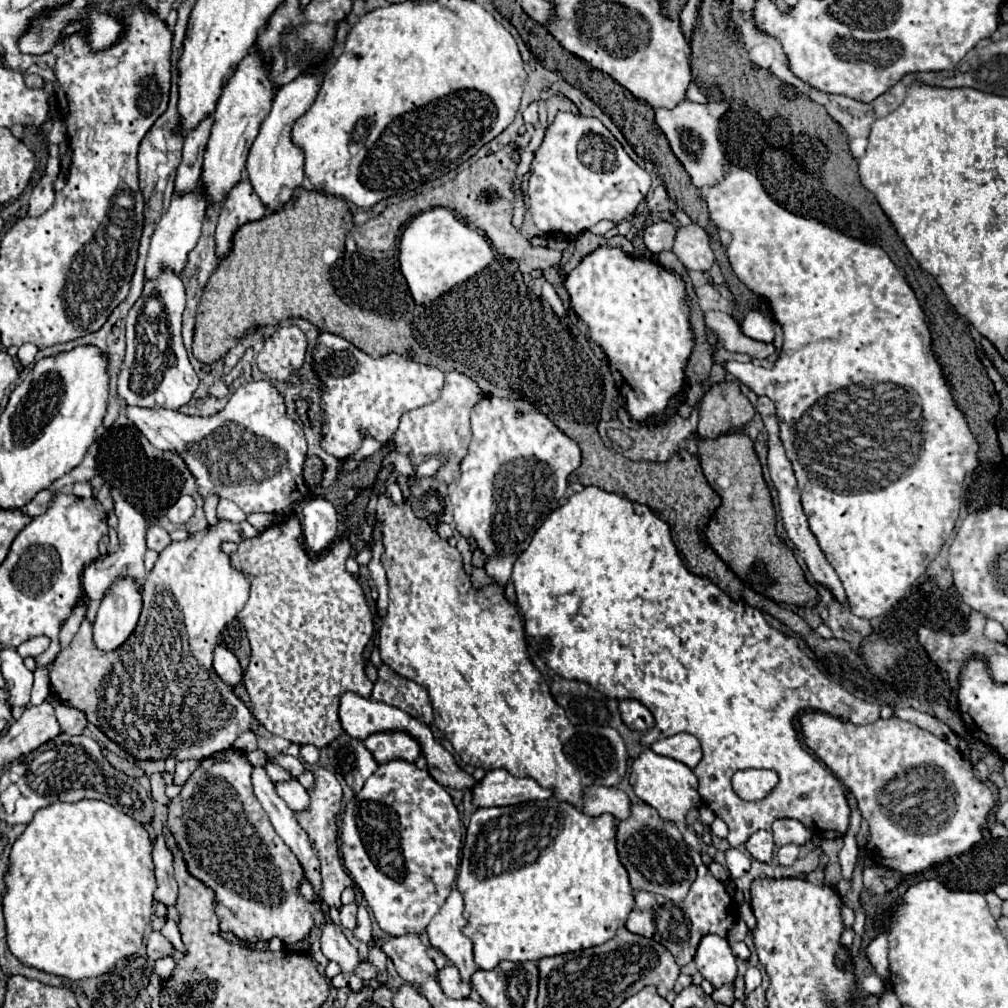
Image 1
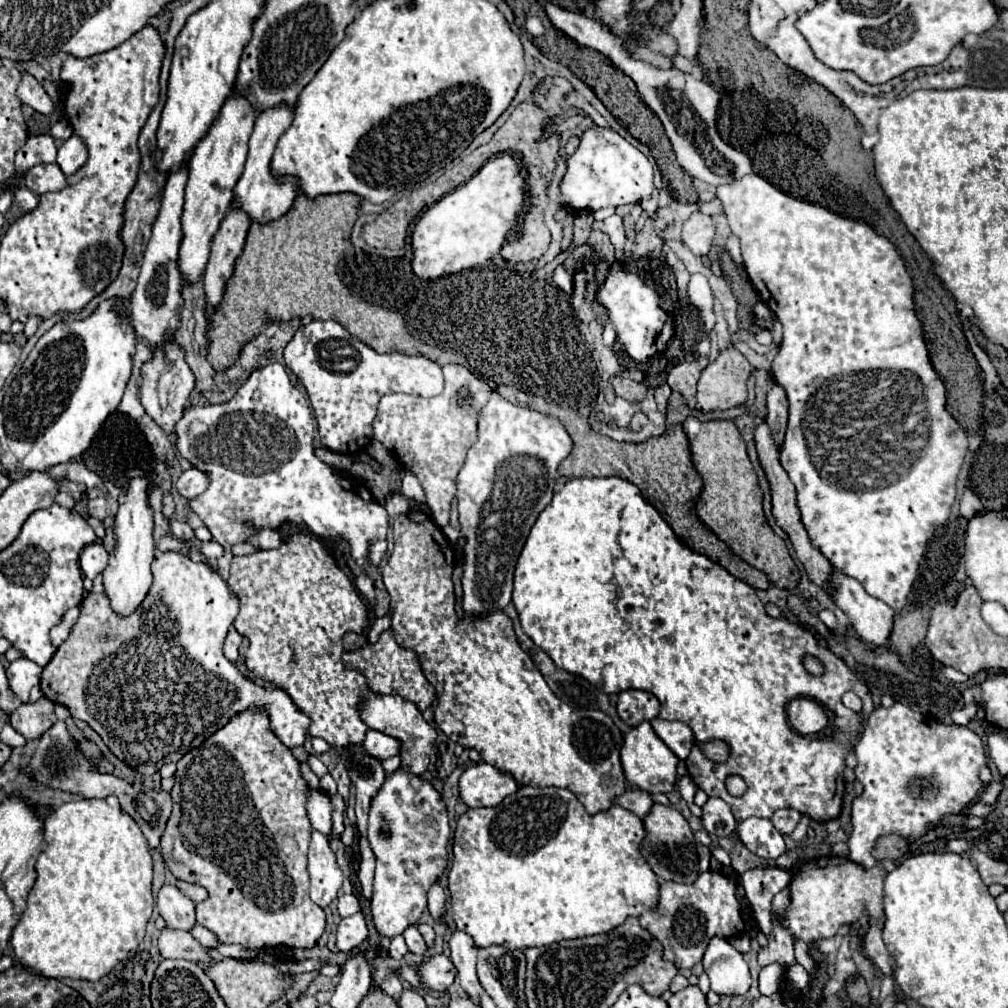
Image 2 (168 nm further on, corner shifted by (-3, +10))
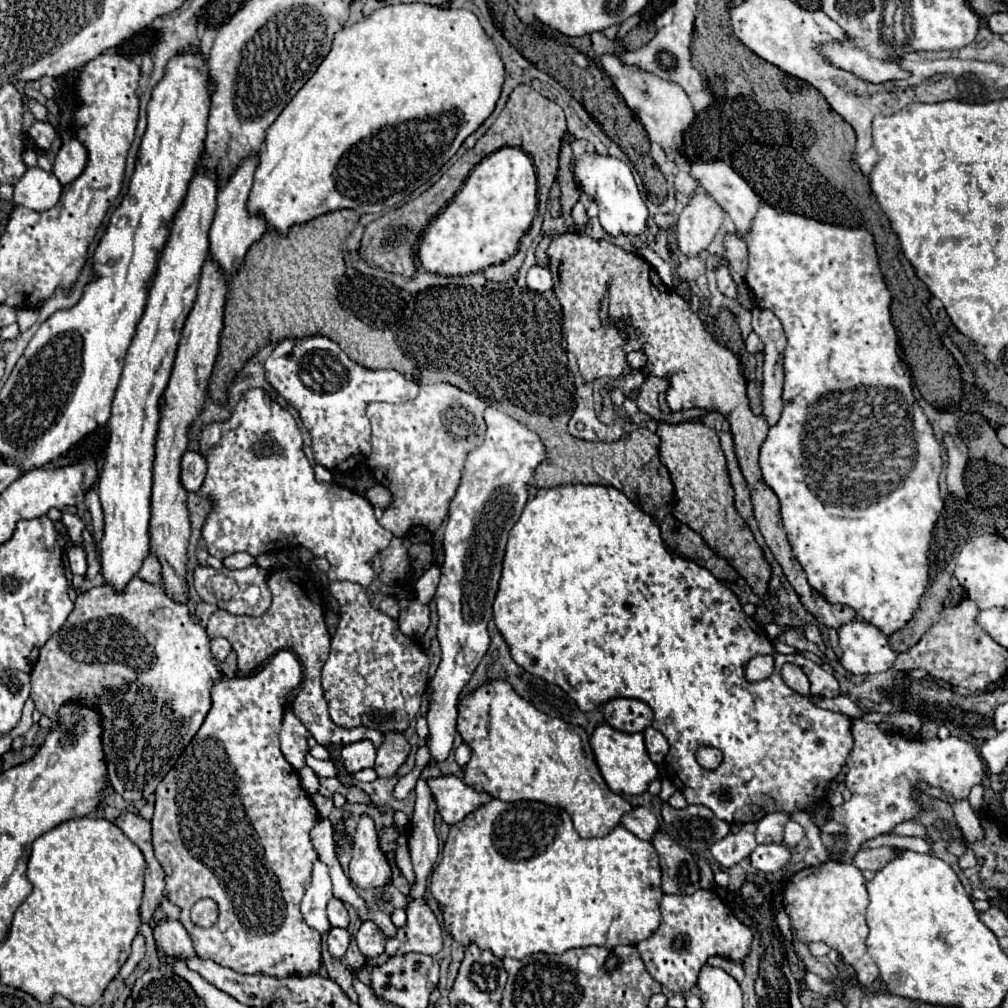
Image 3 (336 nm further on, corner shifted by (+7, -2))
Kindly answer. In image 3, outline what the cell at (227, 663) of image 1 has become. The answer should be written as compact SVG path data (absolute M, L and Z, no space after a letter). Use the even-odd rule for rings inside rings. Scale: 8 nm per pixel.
M213 638L211 640L211 652L215 654L215 660L221 664L227 658L227 654L231 652L231 644L225 638Z

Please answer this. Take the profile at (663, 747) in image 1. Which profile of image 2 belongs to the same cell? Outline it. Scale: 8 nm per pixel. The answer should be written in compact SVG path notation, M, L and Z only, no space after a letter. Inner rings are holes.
M655 718L651 720L651 726L655 734L677 754L679 760L687 760L691 748L695 746L695 738L693 738L693 730L685 722L677 722L677 720L669 722Z

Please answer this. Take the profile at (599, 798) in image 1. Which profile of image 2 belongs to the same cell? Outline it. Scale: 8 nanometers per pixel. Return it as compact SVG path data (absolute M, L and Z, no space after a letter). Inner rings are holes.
M635 788L635 790L625 790L621 796L617 796L615 804L619 804L619 806L623 806L623 808L627 808L643 818L651 810L653 800L651 800L649 792Z

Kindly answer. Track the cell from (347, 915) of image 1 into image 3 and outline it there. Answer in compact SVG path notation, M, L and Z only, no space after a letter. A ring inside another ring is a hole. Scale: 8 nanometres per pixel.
M331 898L327 904L327 916L331 926L339 926L339 928L347 928L349 926L349 915L343 902L339 898Z

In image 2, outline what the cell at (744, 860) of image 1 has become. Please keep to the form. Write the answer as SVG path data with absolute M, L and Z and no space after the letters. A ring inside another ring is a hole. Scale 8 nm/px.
M709 798L707 804L701 808L703 810L703 828L717 838L729 836L737 830L737 822L733 818L733 812L729 810L727 802L723 802L721 798Z

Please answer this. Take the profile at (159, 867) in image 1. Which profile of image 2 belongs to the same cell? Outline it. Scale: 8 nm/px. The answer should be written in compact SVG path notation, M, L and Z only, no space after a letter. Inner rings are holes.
M163 884L157 894L157 910L169 928L189 930L195 924L195 906L175 884Z

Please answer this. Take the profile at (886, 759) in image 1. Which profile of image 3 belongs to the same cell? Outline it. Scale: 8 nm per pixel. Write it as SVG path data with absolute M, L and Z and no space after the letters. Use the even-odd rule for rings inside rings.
M859 718L853 720L853 748L847 758L847 768L845 784L853 796L833 808L833 820L847 826L849 844L843 856L837 858L843 862L851 862L851 856L859 850L861 842L881 834L891 834L897 824L919 814L919 804L911 792L919 780L939 786L955 798L967 798L969 790L979 784L985 774L981 756L961 738L909 740L901 734L885 734L877 724L869 724Z

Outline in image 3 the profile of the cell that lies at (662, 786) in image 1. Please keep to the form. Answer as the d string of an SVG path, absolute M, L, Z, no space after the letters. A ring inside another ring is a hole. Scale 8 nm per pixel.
M599 724L591 734L591 748L603 780L615 794L643 794L651 780L657 778L657 768L645 750L641 732L627 734L611 728L609 724Z

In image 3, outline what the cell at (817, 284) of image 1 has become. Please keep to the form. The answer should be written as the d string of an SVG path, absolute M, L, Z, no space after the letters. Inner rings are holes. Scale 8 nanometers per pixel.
M761 202L759 212L753 220L751 234L741 236L749 246L749 270L747 270L747 286L755 294L755 302L761 308L771 310L783 324L787 336L787 348L783 354L785 366L785 382L783 382L783 412L775 426L769 428L769 434L759 452L759 468L763 472L763 480L773 488L781 502L781 516L785 530L789 534L789 542L793 546L795 558L803 566L811 588L815 588L827 602L843 604L853 608L859 616L863 616L873 626L879 626L883 634L893 634L901 630L919 608L921 596L929 584L929 544L931 532L937 522L937 516L943 508L943 500L939 496L939 472L941 472L941 446L933 436L933 428L919 408L913 386L911 386L911 370L897 354L897 334L891 324L889 304L891 294L885 286L883 274L877 264L877 252L873 236L863 228L843 228L835 224L823 224L799 214L789 214L777 210L765 202Z

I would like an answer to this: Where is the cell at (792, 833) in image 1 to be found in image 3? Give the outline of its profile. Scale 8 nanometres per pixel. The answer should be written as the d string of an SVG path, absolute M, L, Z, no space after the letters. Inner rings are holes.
M771 812L763 816L755 826L757 826L757 842L759 844L771 844L771 842L783 842L783 828L789 822L789 816L783 812Z

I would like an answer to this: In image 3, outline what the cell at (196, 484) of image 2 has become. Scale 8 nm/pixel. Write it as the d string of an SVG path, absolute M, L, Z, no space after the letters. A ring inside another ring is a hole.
M187 450L183 454L183 460L181 460L181 482L183 482L183 486L189 492L199 490L203 480L205 480L205 474L207 474L205 458L195 450Z

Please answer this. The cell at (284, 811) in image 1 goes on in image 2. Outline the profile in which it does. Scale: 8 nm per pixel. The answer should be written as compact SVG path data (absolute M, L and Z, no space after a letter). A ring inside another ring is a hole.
M317 830L311 832L307 870L311 878L311 900L321 908L329 906L337 898L337 892L341 888L341 870L335 862L335 854L329 848L329 838Z

